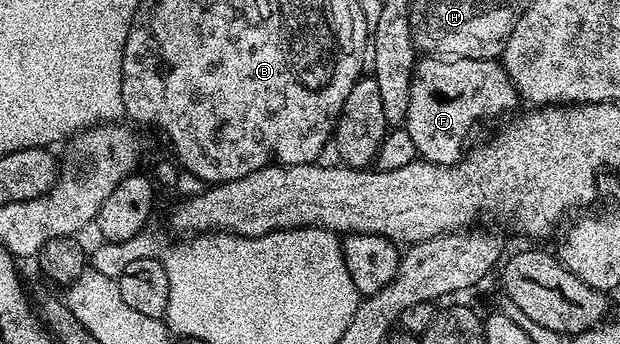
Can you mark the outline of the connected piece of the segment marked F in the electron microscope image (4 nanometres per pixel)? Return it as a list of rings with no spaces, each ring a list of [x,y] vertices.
[[[421,58],[411,82],[411,102],[407,102],[407,118],[403,127],[415,142],[418,157],[430,164],[456,164],[463,155],[461,147],[469,131],[484,116],[512,113],[519,104],[517,88],[505,73],[505,65],[497,60],[454,60]]]

